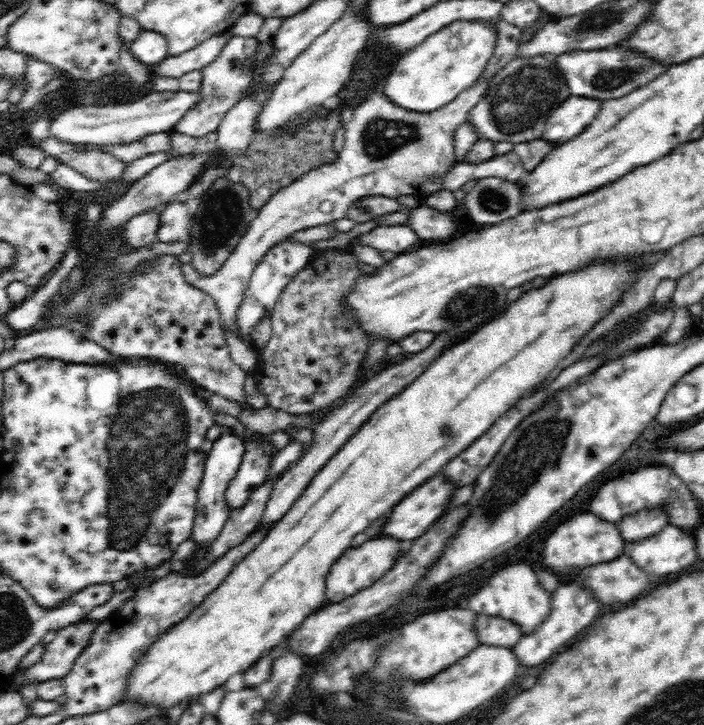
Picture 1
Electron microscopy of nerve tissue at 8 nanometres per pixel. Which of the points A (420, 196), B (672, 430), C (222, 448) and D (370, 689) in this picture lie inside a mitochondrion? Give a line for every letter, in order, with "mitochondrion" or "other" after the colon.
A: other
B: other
C: other
D: mitochondrion

